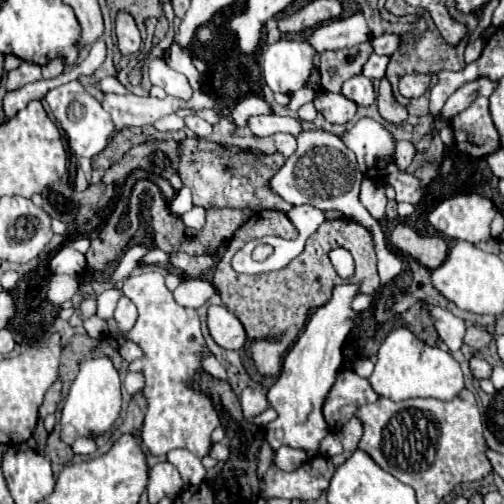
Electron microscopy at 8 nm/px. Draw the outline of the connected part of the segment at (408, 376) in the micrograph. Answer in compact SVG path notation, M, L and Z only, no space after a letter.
M406 328L392 330L388 338L382 342L378 350L378 362L370 376L370 384L378 396L390 398L394 402L402 402L418 396L452 400L464 388L462 370L458 362L448 352L424 344Z

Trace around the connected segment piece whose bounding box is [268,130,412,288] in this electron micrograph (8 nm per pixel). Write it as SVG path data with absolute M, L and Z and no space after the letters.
M304 130L298 134L298 148L296 152L286 160L286 164L270 178L268 188L278 194L282 200L286 200L292 206L300 204L312 204L320 210L338 210L346 218L352 218L366 226L376 242L376 254L378 254L378 274L380 274L380 288L386 286L390 280L404 272L412 272L412 266L406 258L400 258L398 254L392 254L392 250L386 246L384 234L380 224L368 214L368 210L360 202L360 184L362 184L362 172L358 170L356 156L344 146L344 142L324 130Z

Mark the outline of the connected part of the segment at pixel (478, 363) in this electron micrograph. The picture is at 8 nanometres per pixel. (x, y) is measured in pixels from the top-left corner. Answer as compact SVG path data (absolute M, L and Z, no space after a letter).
M470 358L470 370L474 374L474 378L490 378L490 372L492 372L492 366L484 360L484 358Z

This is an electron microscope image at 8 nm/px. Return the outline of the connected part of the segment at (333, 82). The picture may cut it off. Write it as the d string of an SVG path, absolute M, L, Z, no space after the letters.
M364 42L354 48L346 48L342 52L334 52L334 50L324 52L318 64L318 72L322 76L322 88L328 92L340 92L342 82L362 72L362 66L370 54L372 54L370 42Z

